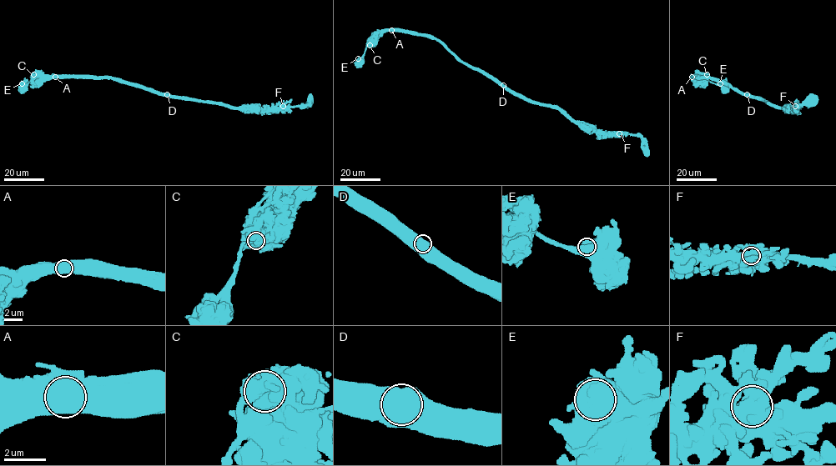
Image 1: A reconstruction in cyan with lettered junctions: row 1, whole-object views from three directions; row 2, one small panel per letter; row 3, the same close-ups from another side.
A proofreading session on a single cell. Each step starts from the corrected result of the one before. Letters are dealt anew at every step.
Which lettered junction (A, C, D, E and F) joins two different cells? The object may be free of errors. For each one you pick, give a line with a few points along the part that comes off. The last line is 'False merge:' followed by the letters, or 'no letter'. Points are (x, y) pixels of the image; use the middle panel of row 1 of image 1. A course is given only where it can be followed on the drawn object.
A: Course of the part to remove: (391, 30), (376, 32), (370, 40), (363, 61), (356, 67)
False merge: A

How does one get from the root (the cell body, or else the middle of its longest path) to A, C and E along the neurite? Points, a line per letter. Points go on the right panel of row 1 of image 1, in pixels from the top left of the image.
A: (813, 101), (795, 108), (779, 108), (712, 79), (692, 77)
C: (813, 101), (795, 108), (779, 108), (712, 79), (692, 77), (704, 77), (707, 74)
E: (813, 101), (795, 108), (779, 108), (712, 79), (692, 77), (707, 77), (720, 83)

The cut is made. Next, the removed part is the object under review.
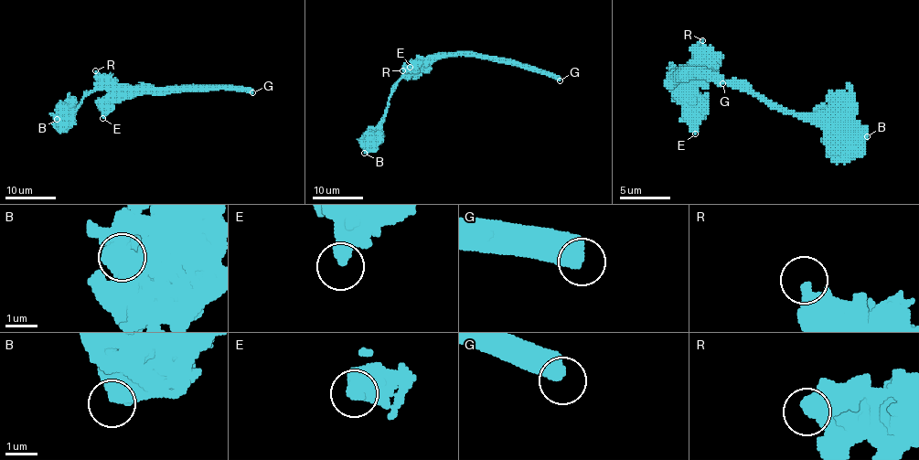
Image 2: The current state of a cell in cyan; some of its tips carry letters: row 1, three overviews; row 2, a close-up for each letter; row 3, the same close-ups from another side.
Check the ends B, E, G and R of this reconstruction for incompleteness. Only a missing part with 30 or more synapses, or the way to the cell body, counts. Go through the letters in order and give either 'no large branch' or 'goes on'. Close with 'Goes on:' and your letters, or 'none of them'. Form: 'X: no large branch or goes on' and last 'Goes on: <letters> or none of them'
B: no large branch
E: no large branch
G: goes on
R: no large branch
Goes on: G

